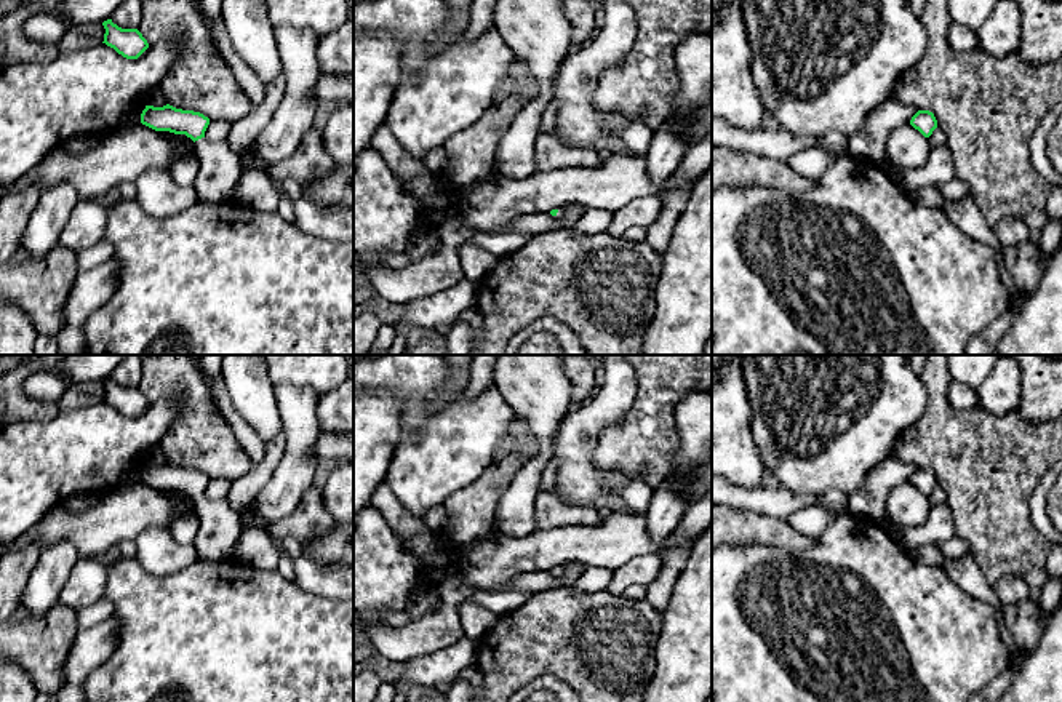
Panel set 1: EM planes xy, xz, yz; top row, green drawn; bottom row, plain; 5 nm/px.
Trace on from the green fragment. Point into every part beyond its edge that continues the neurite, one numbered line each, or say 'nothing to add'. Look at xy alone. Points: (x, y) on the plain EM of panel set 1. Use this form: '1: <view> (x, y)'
1: xy (219, 525)

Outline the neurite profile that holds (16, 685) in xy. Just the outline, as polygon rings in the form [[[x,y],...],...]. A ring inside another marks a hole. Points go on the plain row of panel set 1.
[[[0,657],[0,702],[35,702],[32,676],[10,657]]]

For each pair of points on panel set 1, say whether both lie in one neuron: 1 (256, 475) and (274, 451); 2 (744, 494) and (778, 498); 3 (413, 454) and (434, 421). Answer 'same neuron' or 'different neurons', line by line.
1: same neuron
2: same neuron
3: same neuron

